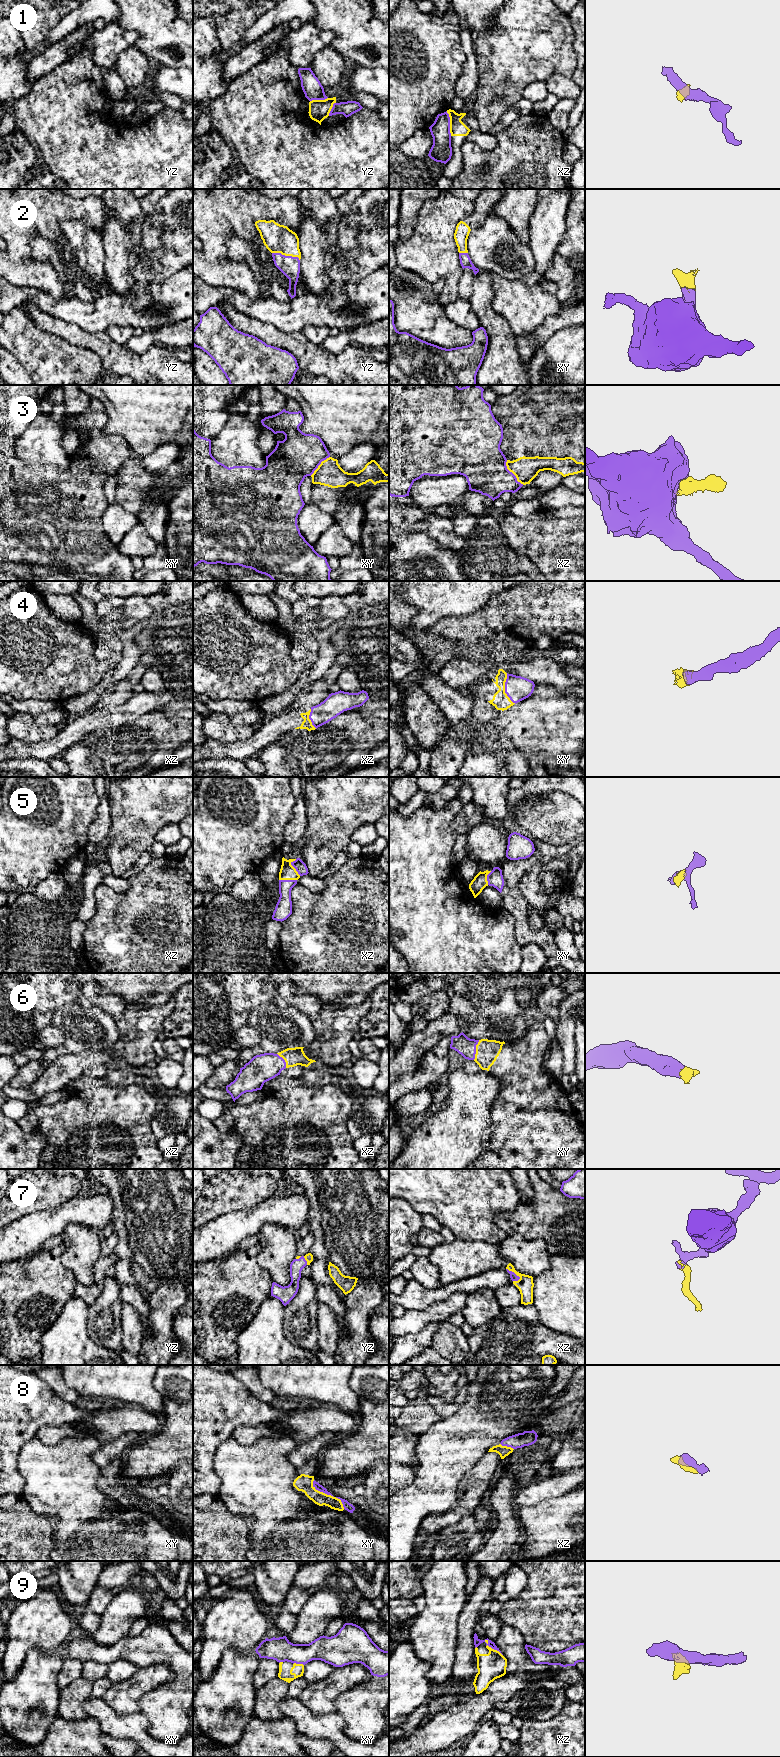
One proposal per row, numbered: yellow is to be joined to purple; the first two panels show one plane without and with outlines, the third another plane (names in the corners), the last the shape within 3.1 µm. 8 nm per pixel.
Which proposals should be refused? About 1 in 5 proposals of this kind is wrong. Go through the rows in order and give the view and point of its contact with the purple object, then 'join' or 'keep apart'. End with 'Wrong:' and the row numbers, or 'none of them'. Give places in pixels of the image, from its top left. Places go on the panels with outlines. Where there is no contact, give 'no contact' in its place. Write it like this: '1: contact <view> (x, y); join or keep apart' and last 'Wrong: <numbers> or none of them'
1: contact xz (449, 123); keep apart
2: contact yz (286, 256); join
3: contact xz (512, 473); keep apart
4: contact xy (505, 689); join
5: contact xz (293, 866); join
6: contact xy (475, 1050); join
7: contact xz (513, 1272); join
8: contact xy (321, 1491); join
9: contact xz (493, 1648); keep apart
Wrong: 1, 3, 9

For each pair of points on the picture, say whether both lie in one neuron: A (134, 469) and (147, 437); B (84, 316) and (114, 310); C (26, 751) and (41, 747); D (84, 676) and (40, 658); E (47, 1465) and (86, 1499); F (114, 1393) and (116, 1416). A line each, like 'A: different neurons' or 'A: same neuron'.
A: different neurons
B: same neuron
C: same neuron
D: same neuron
E: same neuron
F: different neurons

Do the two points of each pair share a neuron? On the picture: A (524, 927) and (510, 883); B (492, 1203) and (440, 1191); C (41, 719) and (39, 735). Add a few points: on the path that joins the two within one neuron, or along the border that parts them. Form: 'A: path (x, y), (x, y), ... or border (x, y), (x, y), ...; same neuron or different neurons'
A: path (521, 916), (511, 894); same neuron
B: path (479, 1191), (453, 1191); same neuron
C: border (32, 716), (32, 720), (36, 724), (59, 726); different neurons

